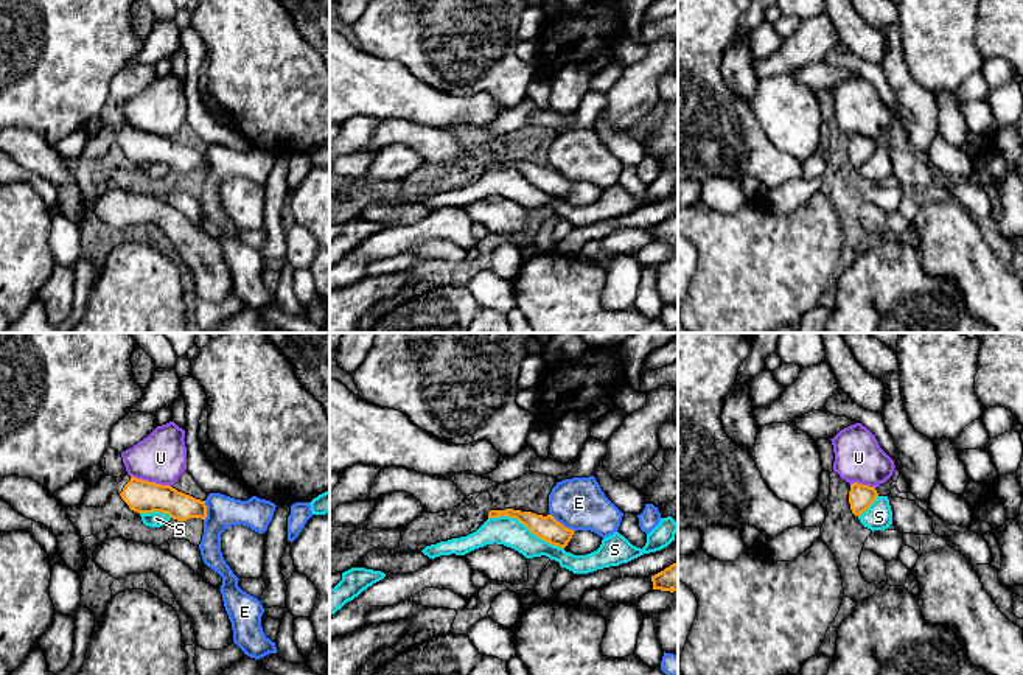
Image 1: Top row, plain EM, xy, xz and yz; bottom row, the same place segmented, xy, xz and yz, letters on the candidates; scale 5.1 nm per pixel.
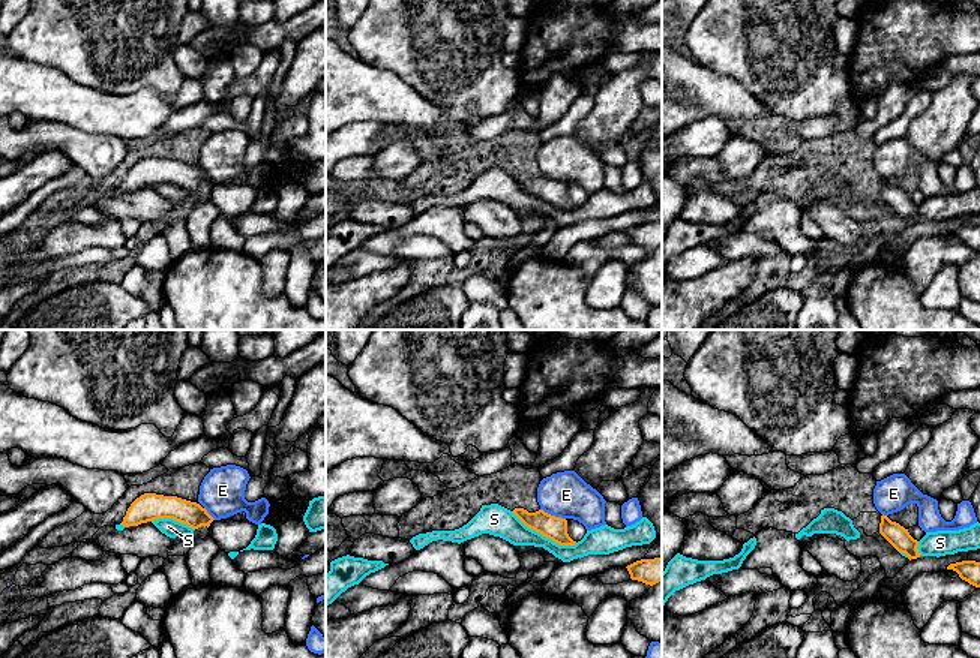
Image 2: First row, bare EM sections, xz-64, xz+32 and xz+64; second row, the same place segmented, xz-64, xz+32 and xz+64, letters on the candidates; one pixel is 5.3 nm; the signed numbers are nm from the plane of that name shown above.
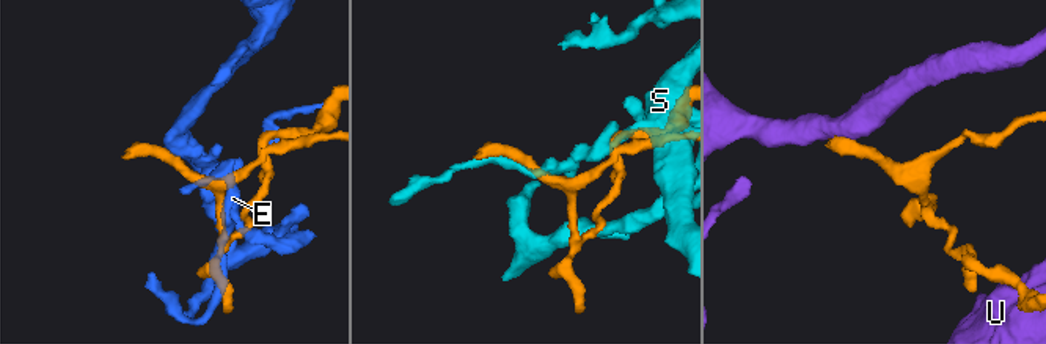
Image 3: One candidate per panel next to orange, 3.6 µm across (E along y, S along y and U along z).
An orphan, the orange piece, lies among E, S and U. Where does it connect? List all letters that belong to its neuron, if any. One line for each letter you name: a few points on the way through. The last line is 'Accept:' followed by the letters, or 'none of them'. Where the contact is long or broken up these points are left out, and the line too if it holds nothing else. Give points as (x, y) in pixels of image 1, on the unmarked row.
Accept: none of them

